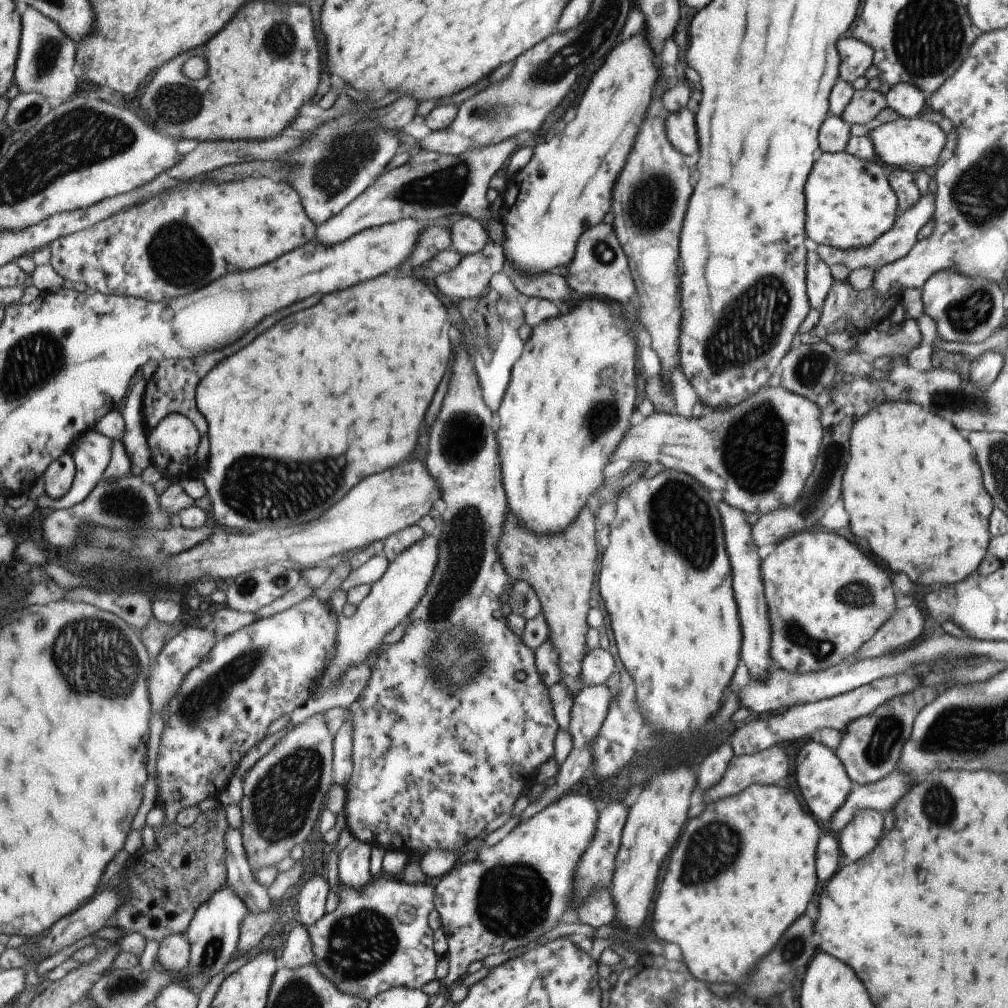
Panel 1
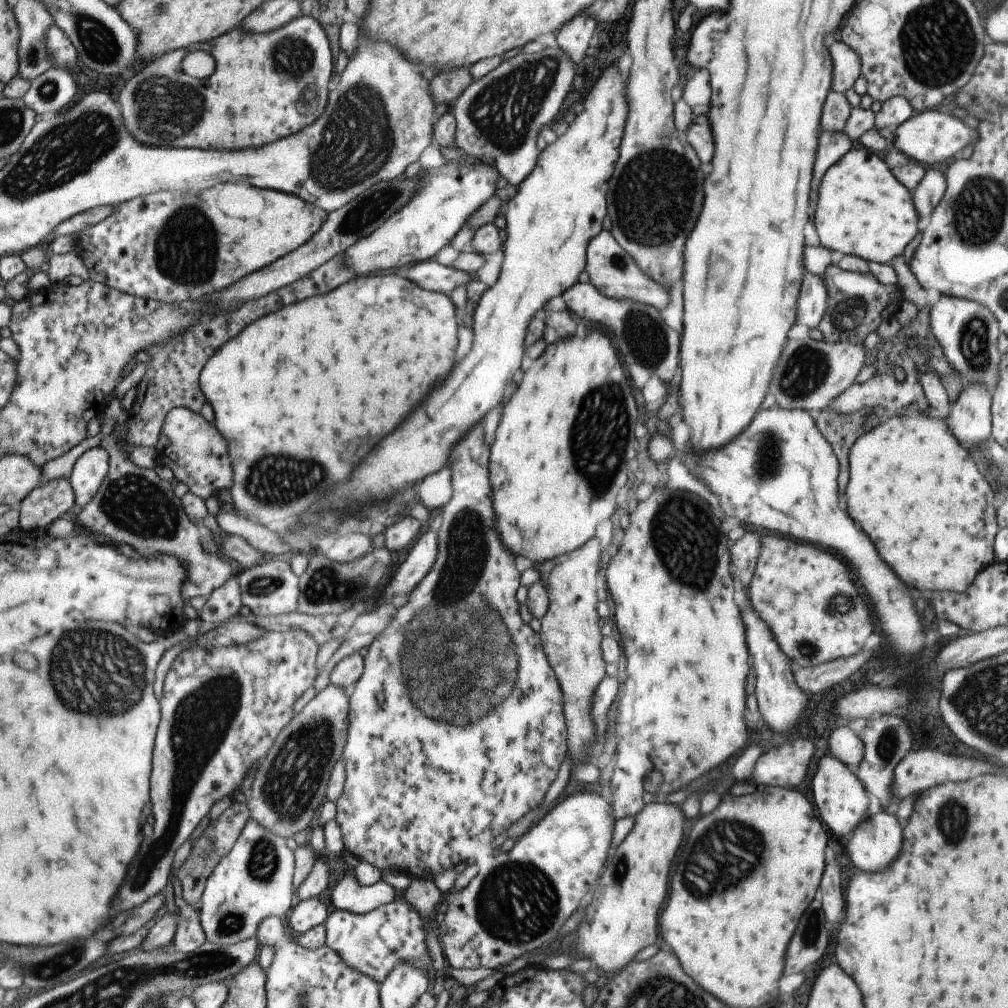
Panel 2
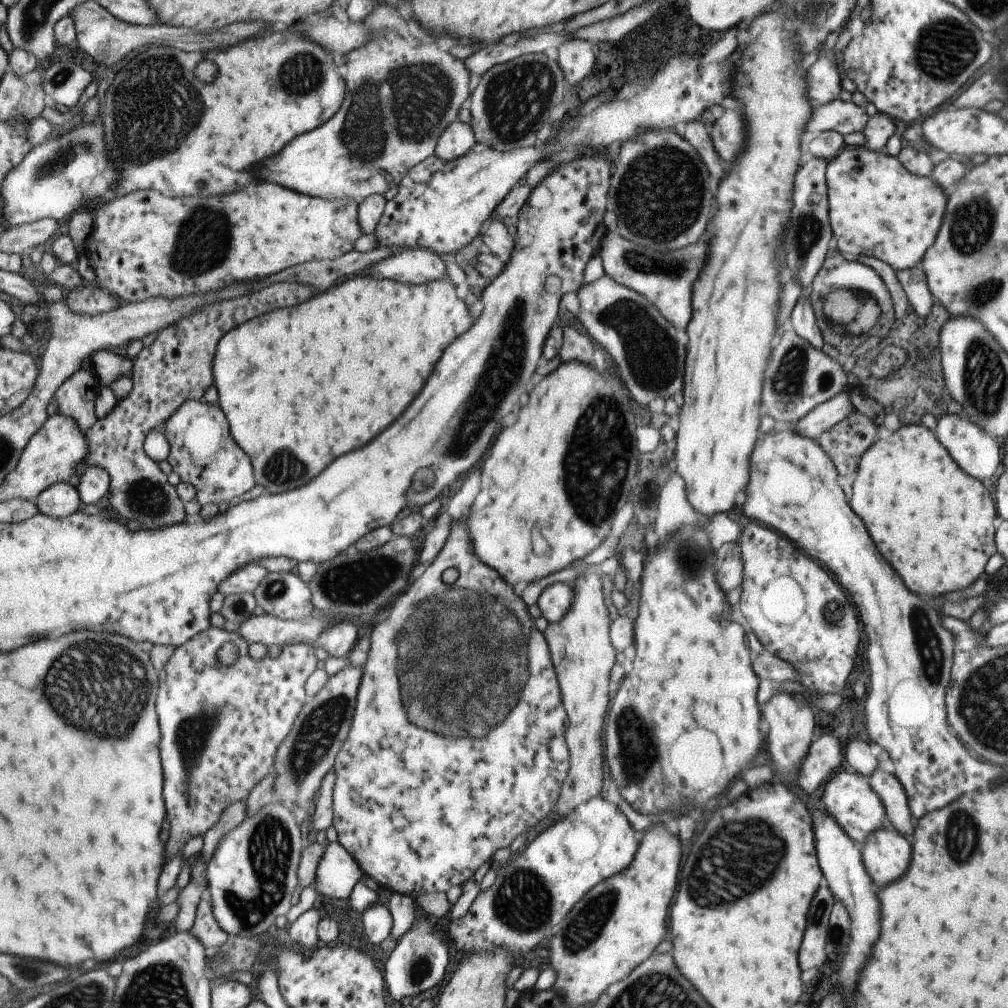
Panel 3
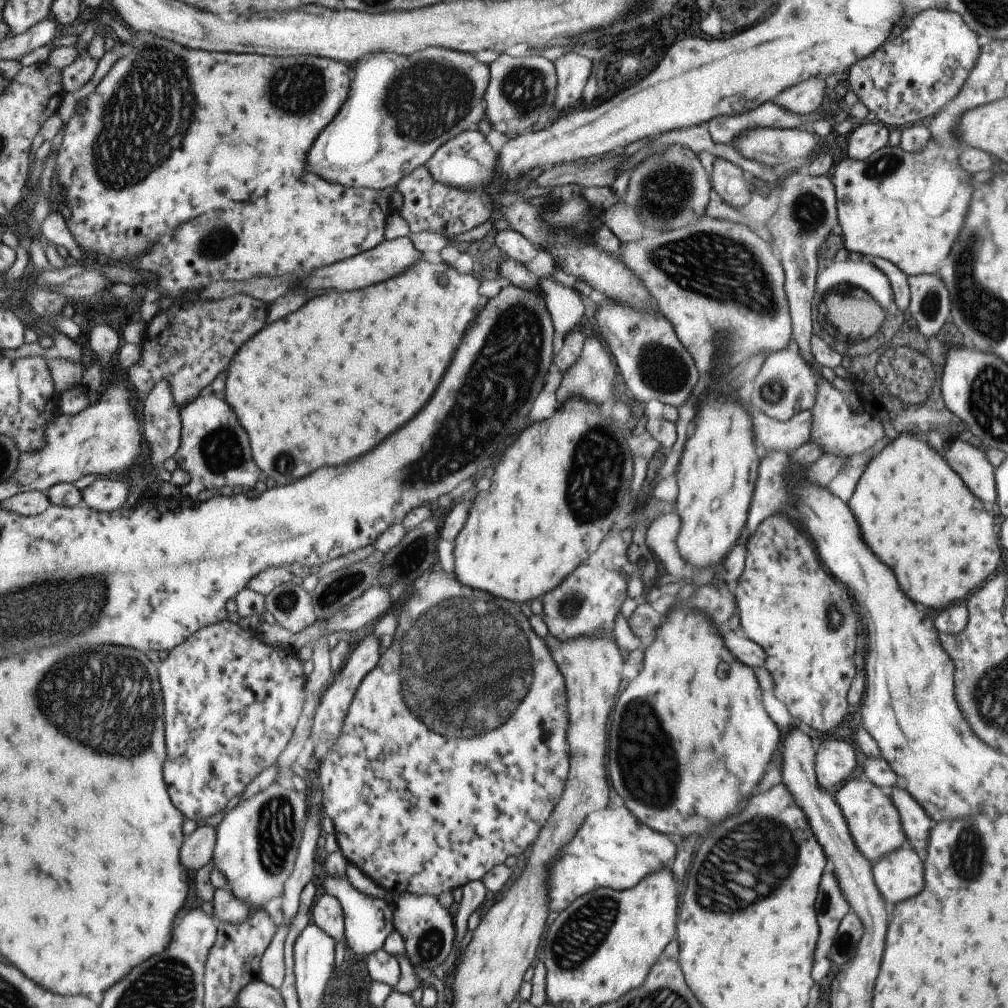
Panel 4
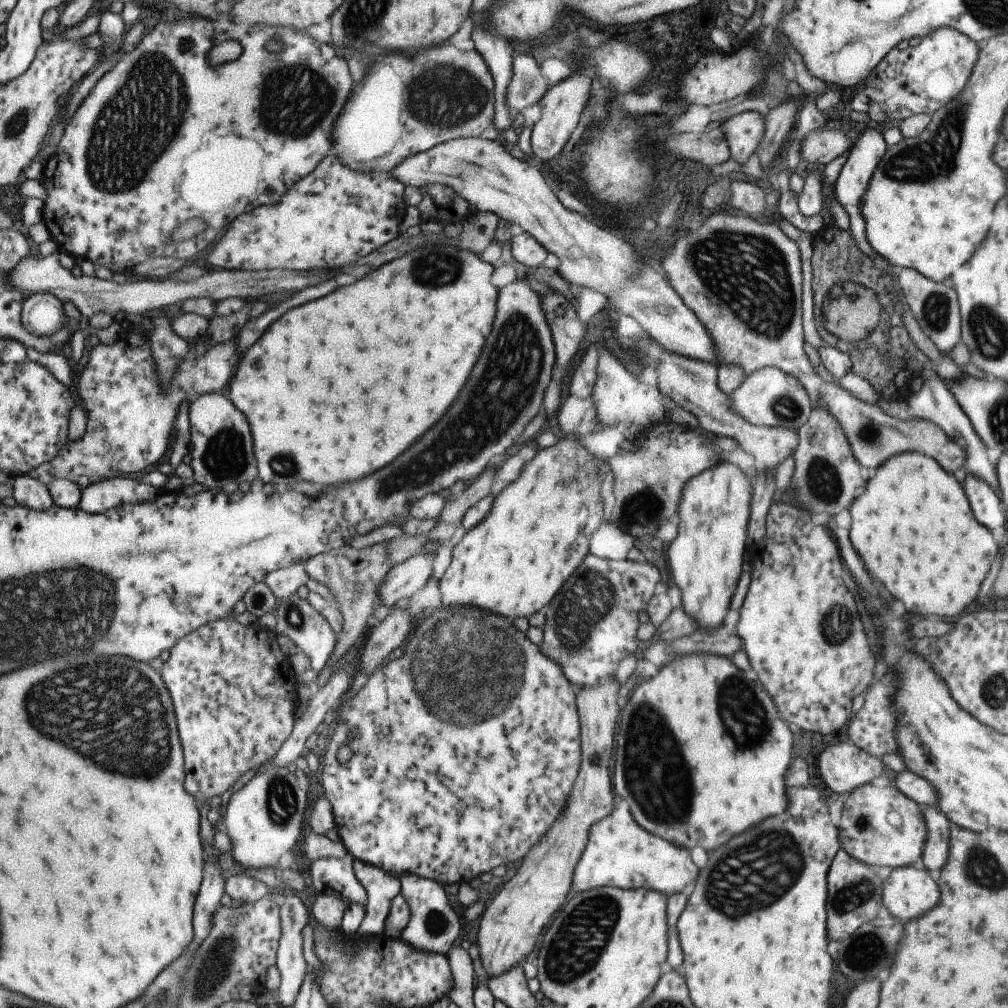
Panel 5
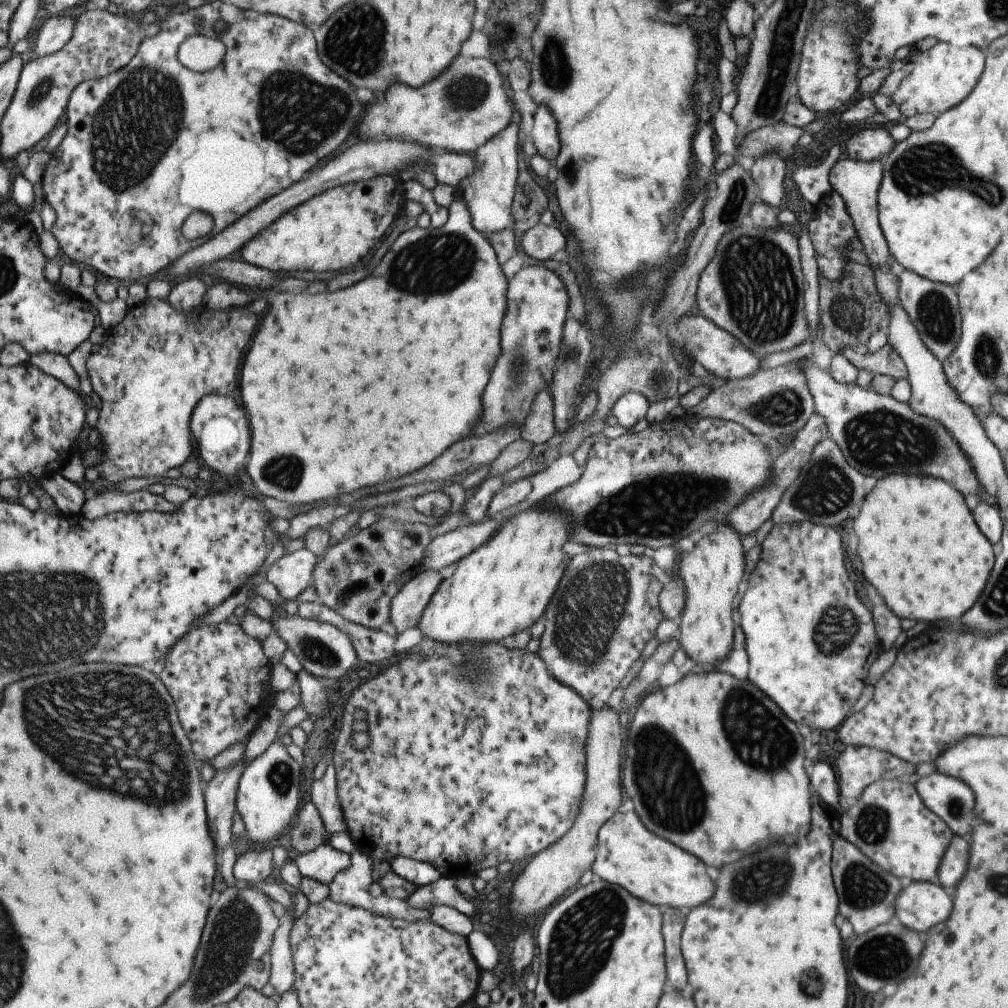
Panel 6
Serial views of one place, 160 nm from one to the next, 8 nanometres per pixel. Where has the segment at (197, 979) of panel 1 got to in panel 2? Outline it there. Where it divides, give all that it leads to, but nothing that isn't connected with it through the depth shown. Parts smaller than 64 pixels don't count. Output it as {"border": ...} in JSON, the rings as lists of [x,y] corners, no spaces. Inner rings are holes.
{"border":[[[251,819],[247,820],[231,850],[219,859],[206,878],[199,897],[198,921],[207,943],[215,947],[226,947],[255,937],[257,925],[262,918],[286,918],[294,895],[292,852],[287,849],[284,837],[266,831]]]}

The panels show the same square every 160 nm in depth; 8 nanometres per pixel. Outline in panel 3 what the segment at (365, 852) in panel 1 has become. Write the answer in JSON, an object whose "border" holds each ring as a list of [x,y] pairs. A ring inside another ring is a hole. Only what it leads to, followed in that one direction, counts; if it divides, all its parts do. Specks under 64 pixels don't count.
{"border":[[[378,886],[375,892],[373,903],[360,914],[360,917],[363,925],[363,934],[365,934],[364,938],[375,946],[377,944],[383,946],[384,940],[389,936],[391,916],[387,910],[387,903],[382,902],[385,898],[389,899],[393,892],[389,892],[381,886]]]}

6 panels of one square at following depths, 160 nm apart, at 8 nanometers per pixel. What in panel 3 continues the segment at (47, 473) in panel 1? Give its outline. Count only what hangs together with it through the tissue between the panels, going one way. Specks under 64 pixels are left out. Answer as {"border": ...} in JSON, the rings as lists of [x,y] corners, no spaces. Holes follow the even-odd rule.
{"border":[[[65,481],[50,484],[41,490],[33,501],[37,513],[54,519],[62,519],[75,513],[80,503],[76,488]]]}

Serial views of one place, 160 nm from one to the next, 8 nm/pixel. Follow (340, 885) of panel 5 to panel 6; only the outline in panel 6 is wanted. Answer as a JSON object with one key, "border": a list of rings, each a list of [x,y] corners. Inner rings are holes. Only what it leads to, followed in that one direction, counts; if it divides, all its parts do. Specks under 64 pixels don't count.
{"border":[[[322,844],[305,854],[292,855],[289,864],[297,867],[303,877],[328,885],[339,871],[350,865],[350,854]]]}

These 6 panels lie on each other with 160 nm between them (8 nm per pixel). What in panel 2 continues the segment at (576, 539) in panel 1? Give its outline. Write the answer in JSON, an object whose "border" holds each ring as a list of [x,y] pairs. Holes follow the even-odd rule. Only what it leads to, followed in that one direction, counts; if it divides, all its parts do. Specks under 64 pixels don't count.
{"border":[[[597,538],[570,553],[550,561],[535,562],[539,582],[548,596],[547,610],[540,618],[538,635],[547,664],[554,672],[562,692],[562,713],[566,722],[566,748],[570,754],[570,768],[574,764],[594,762],[590,746],[594,743],[594,730],[589,716],[591,699],[597,685],[605,677],[605,662],[601,659],[599,642],[601,621],[596,613],[596,589],[601,582],[603,562],[600,559]]]}

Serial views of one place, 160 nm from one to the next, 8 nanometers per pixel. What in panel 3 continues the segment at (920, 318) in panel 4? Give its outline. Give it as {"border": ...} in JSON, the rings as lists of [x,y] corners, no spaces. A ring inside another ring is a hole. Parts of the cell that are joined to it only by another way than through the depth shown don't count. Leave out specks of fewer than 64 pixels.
{"border":[[[919,266],[907,267],[894,272],[905,293],[908,304],[919,317],[926,317],[932,306],[939,299],[935,298],[927,288],[924,274]]]}

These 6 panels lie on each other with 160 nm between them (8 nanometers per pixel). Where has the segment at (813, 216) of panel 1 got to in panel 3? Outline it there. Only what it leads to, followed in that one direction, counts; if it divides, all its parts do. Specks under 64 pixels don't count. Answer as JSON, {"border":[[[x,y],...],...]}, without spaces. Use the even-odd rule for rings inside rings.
{"border":[[[865,147],[849,148],[836,154],[826,166],[824,179],[827,187],[828,198],[828,223],[835,238],[836,249],[844,256],[851,258],[873,257],[888,264],[894,271],[903,270],[907,267],[919,266],[923,253],[927,247],[932,245],[935,233],[939,228],[940,222],[943,221],[944,206],[946,205],[946,192],[940,189],[930,180],[930,176],[919,177],[911,174],[895,157],[887,155],[885,152],[869,150]]]}

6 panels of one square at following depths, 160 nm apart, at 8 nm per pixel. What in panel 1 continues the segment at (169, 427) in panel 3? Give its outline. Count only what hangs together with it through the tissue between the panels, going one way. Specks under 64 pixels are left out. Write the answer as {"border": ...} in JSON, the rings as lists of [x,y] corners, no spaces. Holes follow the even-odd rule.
{"border":[[[180,413],[167,414],[151,432],[146,435],[150,464],[157,468],[163,478],[171,482],[185,480],[198,475],[203,470],[203,464],[196,463],[195,453],[201,439],[199,432],[187,417]]]}

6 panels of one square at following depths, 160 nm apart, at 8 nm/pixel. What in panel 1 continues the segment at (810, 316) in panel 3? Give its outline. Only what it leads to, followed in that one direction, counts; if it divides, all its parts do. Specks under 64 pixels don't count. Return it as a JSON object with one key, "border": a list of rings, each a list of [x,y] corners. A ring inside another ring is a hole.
{"border":[[[813,250],[806,251],[805,261],[806,295],[810,306],[819,310],[828,290],[832,286],[832,274]]]}

